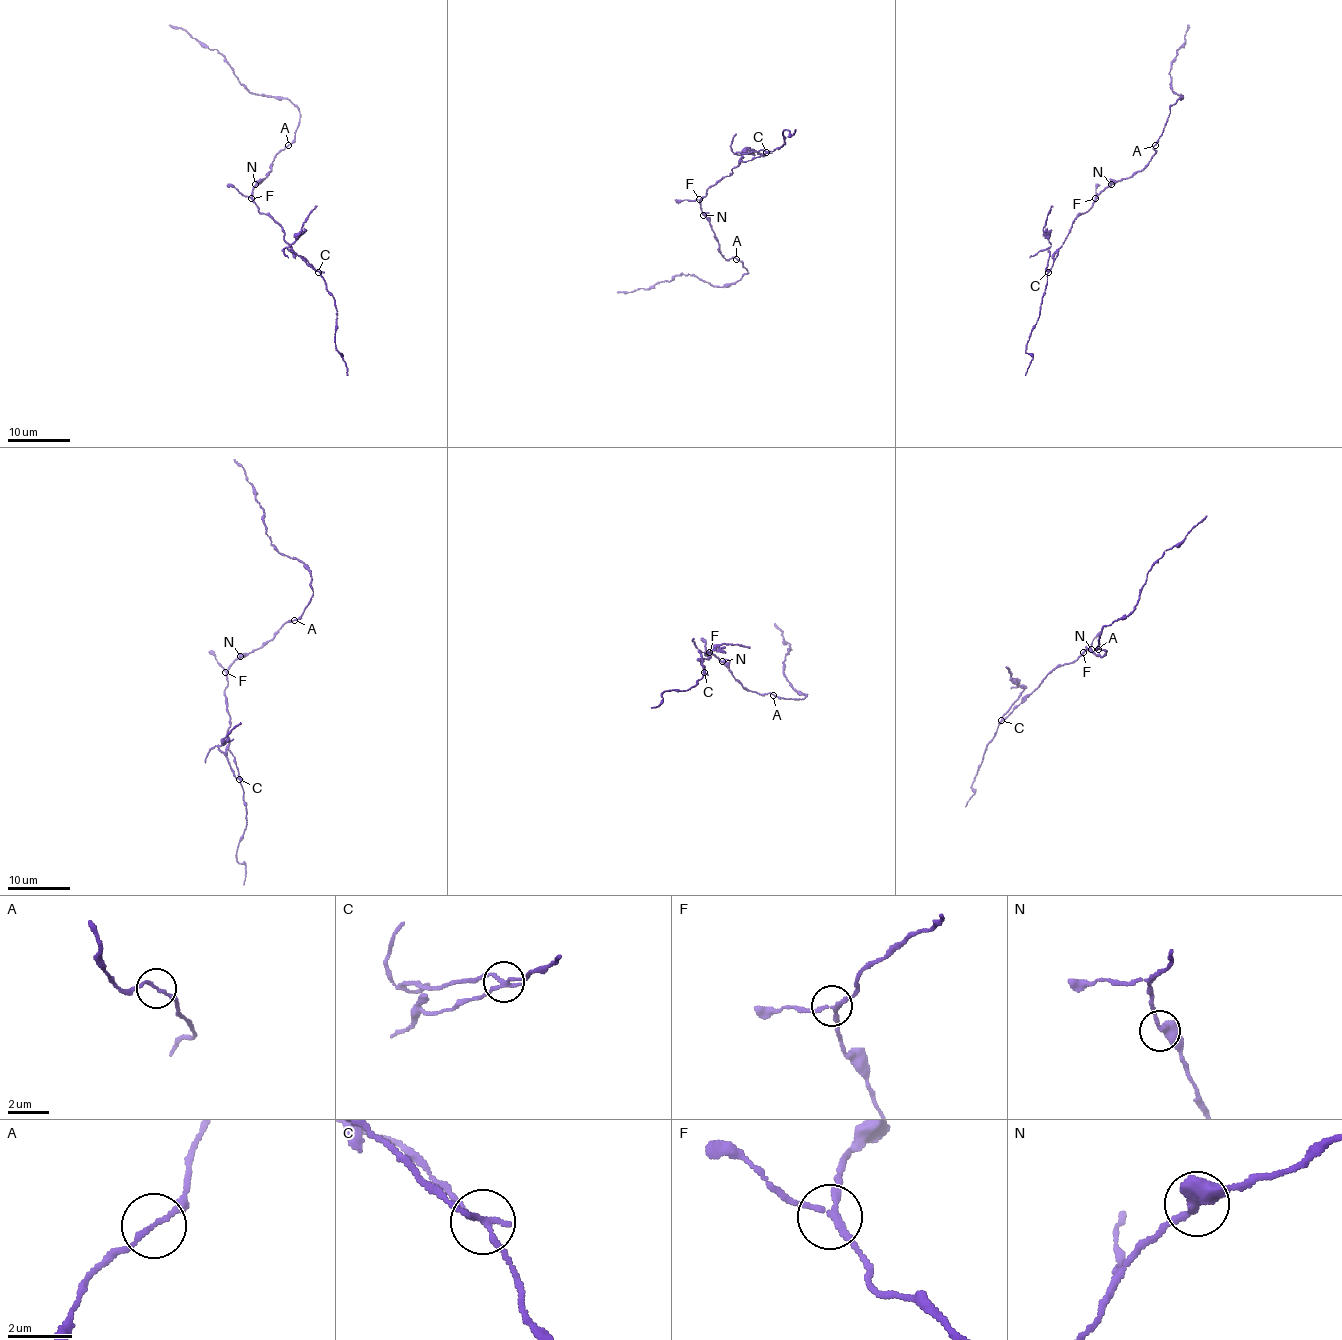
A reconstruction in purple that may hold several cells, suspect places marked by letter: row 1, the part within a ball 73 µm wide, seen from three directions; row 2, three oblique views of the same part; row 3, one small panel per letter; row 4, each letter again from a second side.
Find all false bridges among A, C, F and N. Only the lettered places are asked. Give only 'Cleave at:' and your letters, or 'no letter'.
Cleave at: C

